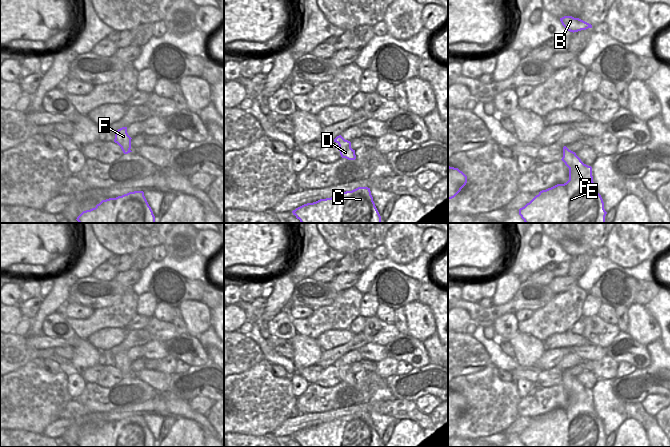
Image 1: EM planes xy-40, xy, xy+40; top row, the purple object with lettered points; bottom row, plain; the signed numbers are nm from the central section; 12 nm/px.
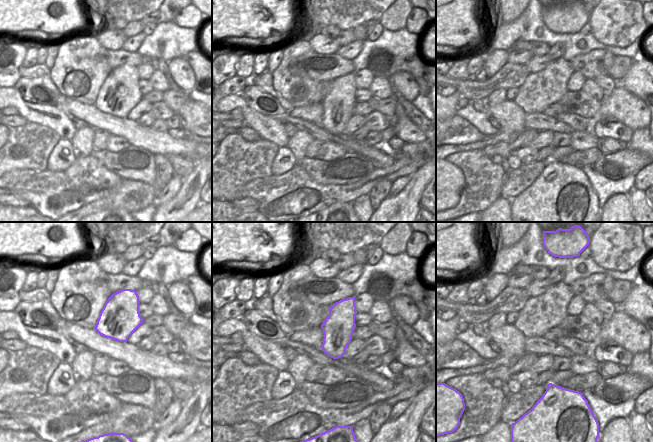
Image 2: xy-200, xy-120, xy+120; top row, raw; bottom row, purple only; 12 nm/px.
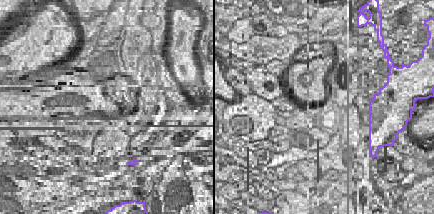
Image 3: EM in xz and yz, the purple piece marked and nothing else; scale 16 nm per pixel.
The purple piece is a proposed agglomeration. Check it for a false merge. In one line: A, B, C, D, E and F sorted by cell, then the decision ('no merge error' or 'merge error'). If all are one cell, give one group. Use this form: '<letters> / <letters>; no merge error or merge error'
A B C D E / F; merge error

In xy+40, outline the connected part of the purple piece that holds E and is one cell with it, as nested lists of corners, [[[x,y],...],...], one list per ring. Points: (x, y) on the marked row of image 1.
[[[563,147],[569,180],[542,190],[519,209],[525,223],[605,223],[607,212],[593,182],[592,167]]]

